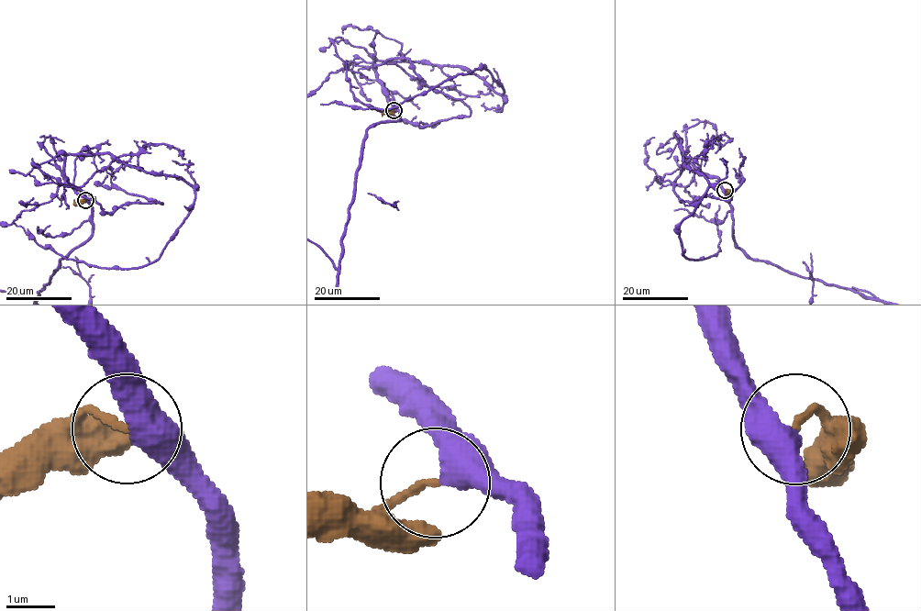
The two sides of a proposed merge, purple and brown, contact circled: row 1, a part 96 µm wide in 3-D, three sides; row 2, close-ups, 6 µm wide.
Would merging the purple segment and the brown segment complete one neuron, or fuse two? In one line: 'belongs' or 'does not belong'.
belongs

